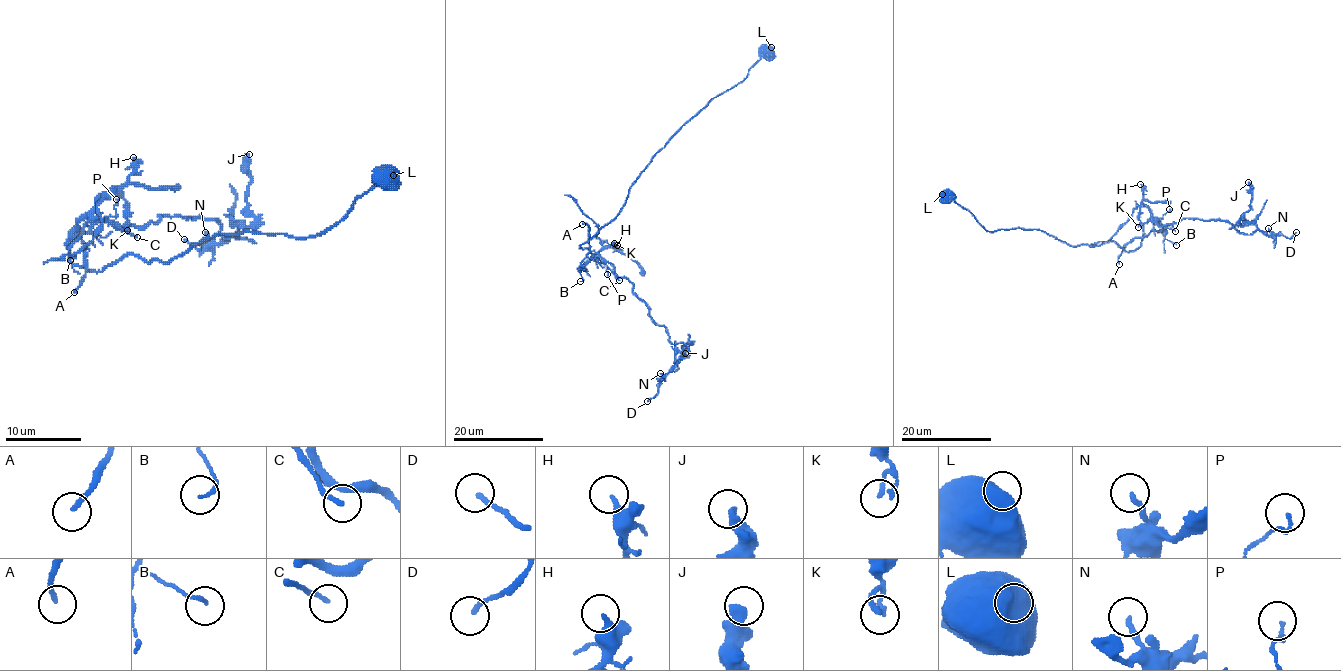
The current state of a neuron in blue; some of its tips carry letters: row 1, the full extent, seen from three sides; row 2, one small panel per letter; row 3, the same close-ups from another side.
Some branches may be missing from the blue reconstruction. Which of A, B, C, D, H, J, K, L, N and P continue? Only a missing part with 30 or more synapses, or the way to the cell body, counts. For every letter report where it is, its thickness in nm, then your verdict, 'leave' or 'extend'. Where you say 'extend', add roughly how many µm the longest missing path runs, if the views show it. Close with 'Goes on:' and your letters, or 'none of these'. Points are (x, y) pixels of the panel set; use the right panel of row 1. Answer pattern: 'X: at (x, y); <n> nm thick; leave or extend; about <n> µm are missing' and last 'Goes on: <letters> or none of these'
A: at (1119, 264); 170 nm thick; leave
B: at (1176, 245); 130 nm thick; leave
C: at (1175, 231); 150 nm thick; leave
D: at (1296, 232); 170 nm thick; leave
H: at (1140, 184); 300 nm thick; leave
J: at (1248, 182); 420 nm thick; leave
K: at (1138, 227); 160 nm thick; leave
L: at (942, 194); 1000 nm thick; leave
N: at (1268, 228); 190 nm thick; leave
P: at (1169, 209); 140 nm thick; leave
Goes on: none of these

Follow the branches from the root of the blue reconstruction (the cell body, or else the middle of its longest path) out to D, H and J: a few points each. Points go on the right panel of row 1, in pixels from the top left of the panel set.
D: (1137, 248), (1150, 220), (1163, 227), (1186, 218), (1227, 220), (1244, 235), (1261, 230), (1291, 238), (1296, 232)
H: (1137, 248), (1141, 244), (1144, 224), (1150, 217), (1150, 211), (1142, 203), (1140, 184)
J: (1137, 248), (1150, 220), (1227, 220), (1250, 235), (1255, 224), (1239, 223), (1250, 209), (1248, 182)

